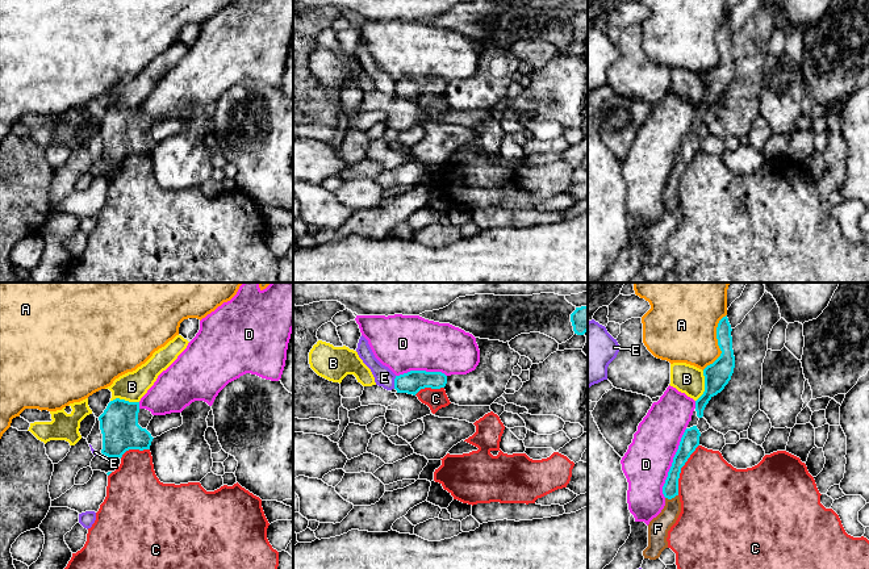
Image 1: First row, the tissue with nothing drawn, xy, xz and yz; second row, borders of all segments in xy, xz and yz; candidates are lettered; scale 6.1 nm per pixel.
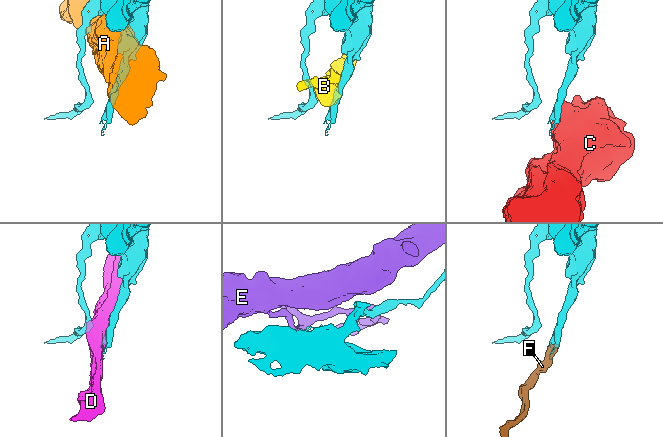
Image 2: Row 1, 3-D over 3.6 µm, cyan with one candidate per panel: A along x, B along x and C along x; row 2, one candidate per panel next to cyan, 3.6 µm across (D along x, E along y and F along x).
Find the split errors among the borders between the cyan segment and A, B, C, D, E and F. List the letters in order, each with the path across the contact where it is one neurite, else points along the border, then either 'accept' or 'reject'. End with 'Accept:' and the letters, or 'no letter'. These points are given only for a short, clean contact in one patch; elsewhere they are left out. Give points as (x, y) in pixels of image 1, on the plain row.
A: reject
B: reject
C: reject
D: reject
E: along xz (396, 82), (393, 93) | reject
F: across yz (671, 193), (671, 204), (671, 218), (657, 234) | accept
Accept: F

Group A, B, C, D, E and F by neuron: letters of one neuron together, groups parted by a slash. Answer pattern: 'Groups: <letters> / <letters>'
Groups: A / B / C / D / E / F

